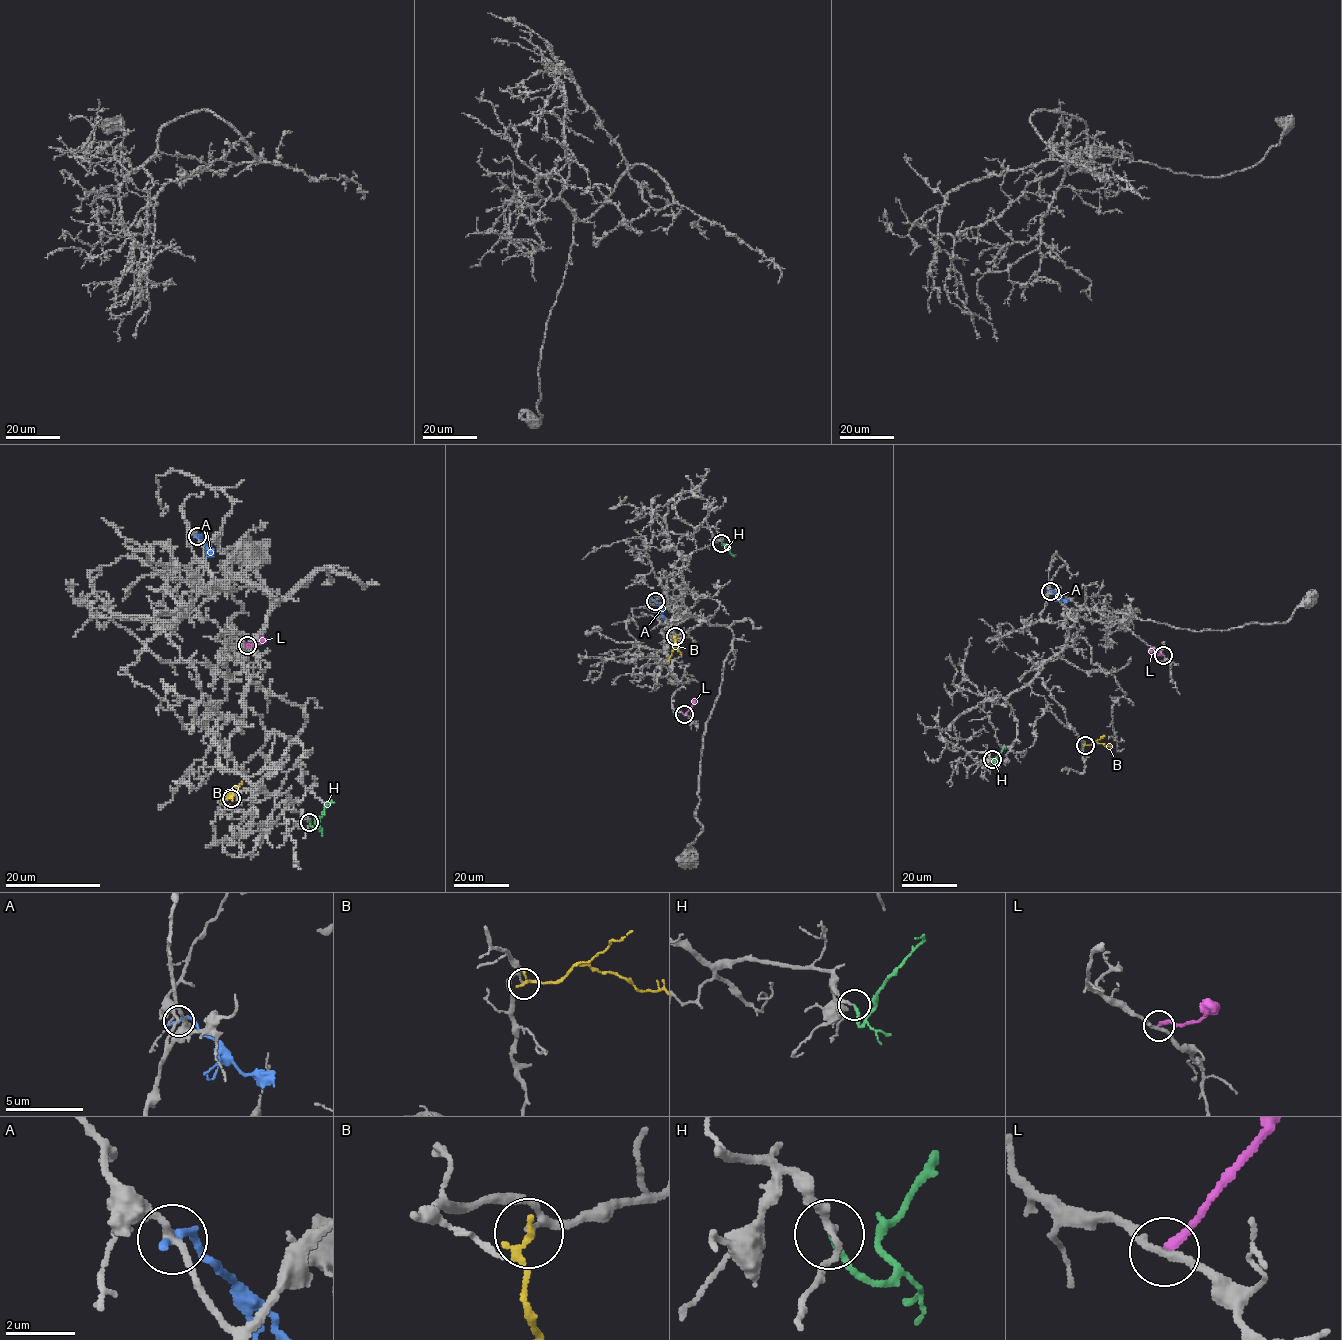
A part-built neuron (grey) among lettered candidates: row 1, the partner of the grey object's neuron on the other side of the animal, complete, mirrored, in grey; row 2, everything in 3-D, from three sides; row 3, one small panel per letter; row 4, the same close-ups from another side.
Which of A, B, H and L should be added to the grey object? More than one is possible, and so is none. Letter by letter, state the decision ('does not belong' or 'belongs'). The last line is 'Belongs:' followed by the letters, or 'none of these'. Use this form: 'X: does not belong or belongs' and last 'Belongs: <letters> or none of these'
A: does not belong
B: does not belong
H: belongs
L: does not belong
Belongs: H

